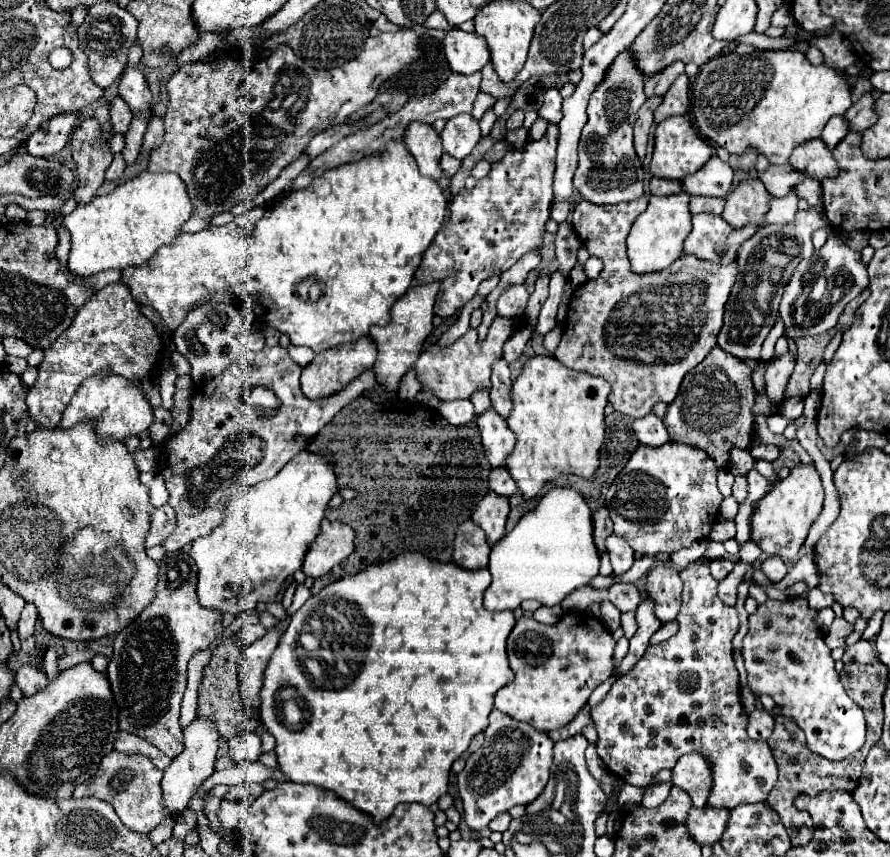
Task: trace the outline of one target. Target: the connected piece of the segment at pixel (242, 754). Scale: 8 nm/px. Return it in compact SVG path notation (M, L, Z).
M240 732L228 740L228 752L234 762L256 762L262 754L262 740L258 734Z

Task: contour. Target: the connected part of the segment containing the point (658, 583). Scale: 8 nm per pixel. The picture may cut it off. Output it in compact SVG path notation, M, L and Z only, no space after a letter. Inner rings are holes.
M656 566L648 574L646 592L656 602L656 616L660 622L676 620L682 606L682 582L678 570L672 566Z

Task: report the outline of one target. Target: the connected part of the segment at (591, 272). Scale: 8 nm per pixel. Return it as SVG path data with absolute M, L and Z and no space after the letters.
M588 258L588 262L584 264L584 272L586 272L586 278L588 280L592 280L592 278L596 278L598 274L600 274L600 270L602 270L602 262L598 260L598 258Z

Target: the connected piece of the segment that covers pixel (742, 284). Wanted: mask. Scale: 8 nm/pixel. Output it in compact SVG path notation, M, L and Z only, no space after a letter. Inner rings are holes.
M808 208L808 210L798 210L796 218L792 224L784 226L762 226L750 240L746 240L740 250L738 250L738 282L734 284L734 290L728 298L726 304L726 314L724 314L724 326L718 334L718 346L744 360L752 358L758 360L760 356L760 346L768 332L774 326L774 320L778 316L778 304L784 286L792 278L792 270L804 260L812 258L814 246L812 246L812 234L820 228L826 228L832 232L832 222L828 222L828 216L822 214L818 208ZM774 232L784 236L784 238L796 238L796 240L774 240Z

